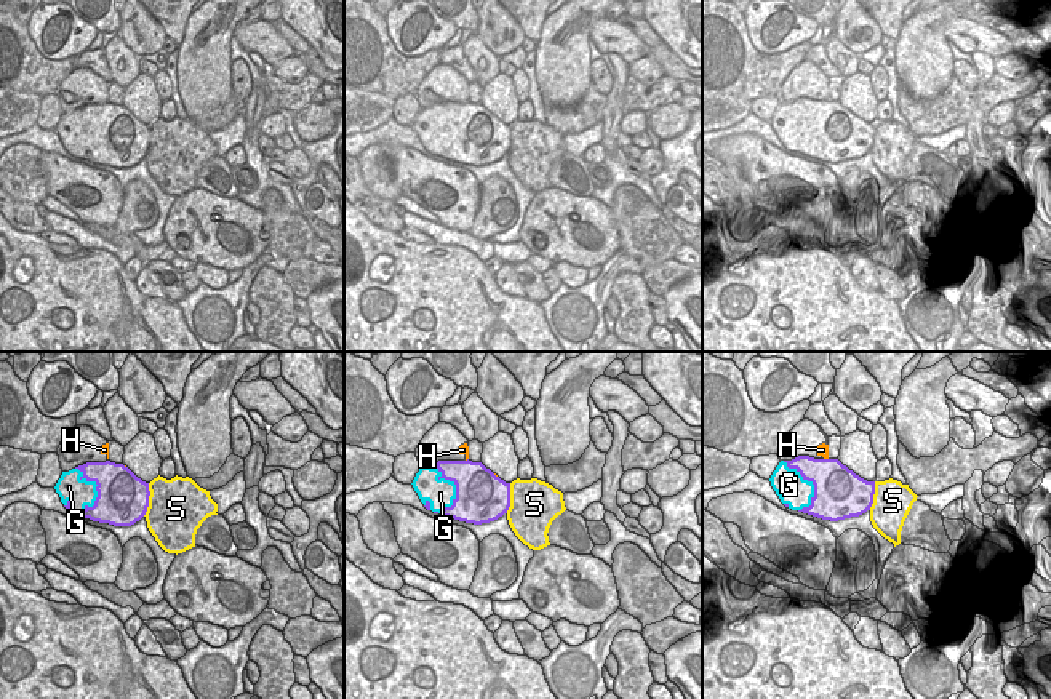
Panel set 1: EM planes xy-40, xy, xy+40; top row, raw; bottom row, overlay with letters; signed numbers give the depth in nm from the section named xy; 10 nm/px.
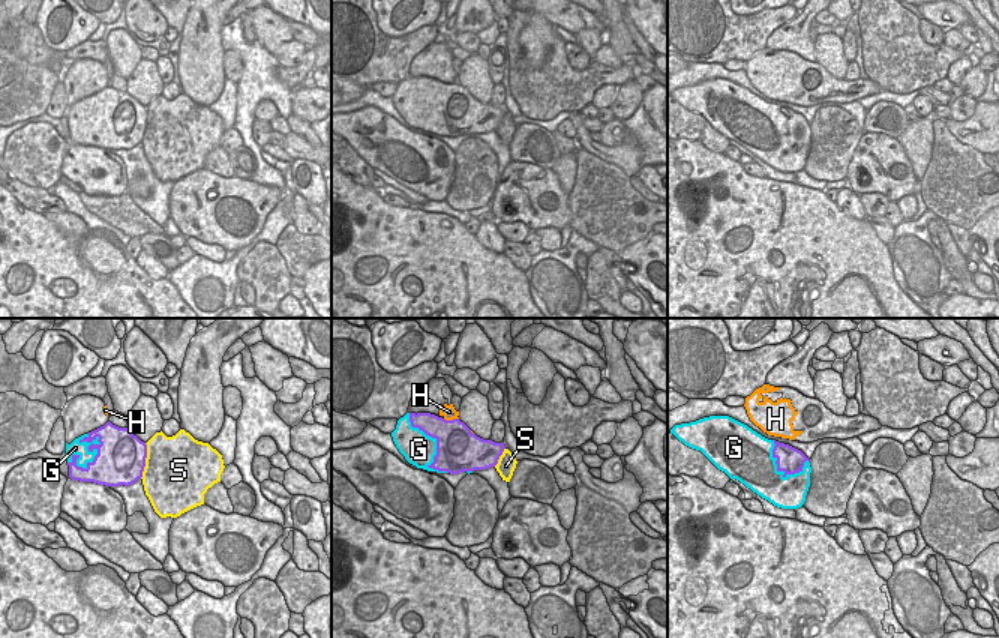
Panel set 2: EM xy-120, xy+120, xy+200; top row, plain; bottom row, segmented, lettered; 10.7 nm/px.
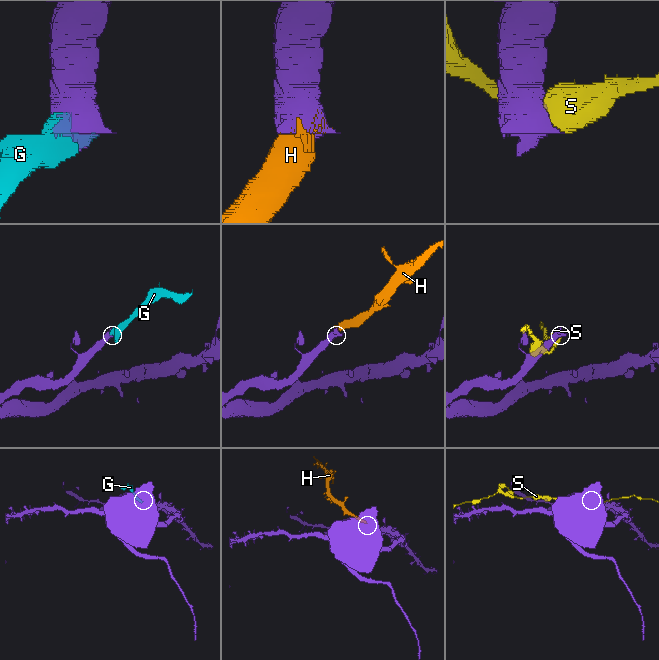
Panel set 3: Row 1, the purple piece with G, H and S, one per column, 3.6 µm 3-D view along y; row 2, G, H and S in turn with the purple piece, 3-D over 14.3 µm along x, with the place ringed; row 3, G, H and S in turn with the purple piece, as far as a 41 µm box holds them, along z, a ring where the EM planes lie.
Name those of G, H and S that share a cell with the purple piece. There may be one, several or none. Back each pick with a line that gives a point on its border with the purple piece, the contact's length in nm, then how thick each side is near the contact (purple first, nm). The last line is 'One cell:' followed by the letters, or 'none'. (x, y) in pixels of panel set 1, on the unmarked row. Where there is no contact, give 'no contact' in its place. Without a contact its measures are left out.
H: xy+40 (826, 101) | 50 nm | 400/130 nm
One cell: H

